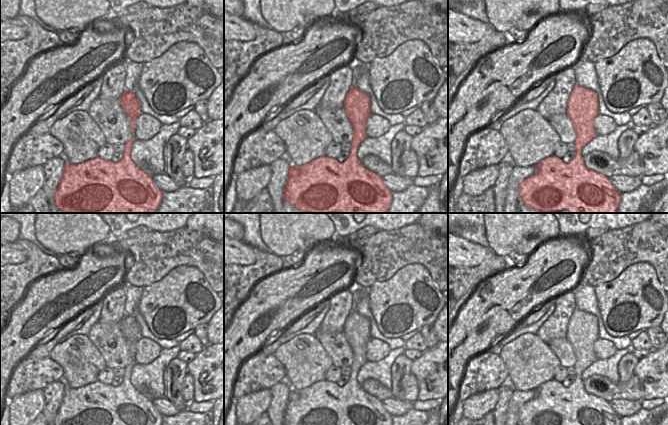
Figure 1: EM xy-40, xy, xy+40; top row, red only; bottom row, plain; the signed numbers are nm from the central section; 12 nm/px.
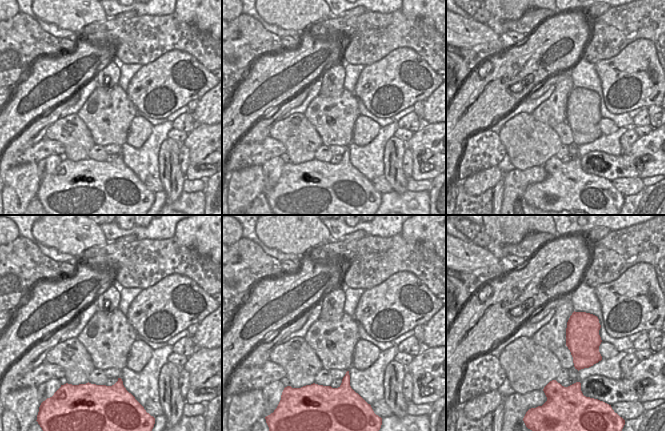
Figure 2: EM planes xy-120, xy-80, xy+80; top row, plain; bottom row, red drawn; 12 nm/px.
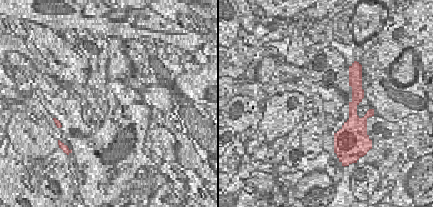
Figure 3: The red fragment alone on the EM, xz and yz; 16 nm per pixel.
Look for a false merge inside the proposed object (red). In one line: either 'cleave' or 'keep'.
keep

